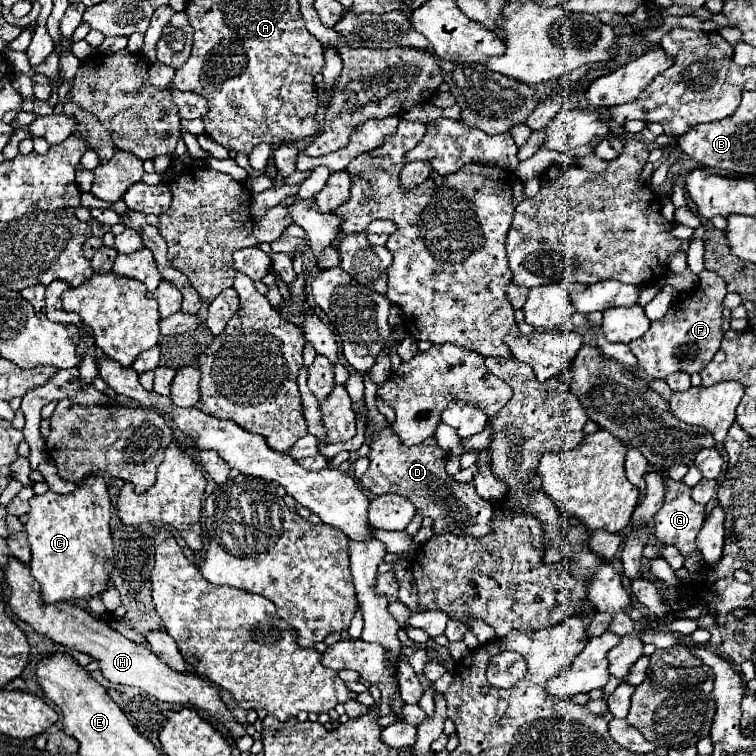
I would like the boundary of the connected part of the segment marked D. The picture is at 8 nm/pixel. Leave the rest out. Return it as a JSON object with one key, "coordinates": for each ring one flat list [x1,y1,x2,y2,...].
{"coordinates":[[391,427,381,429,375,437,371,437,369,451,369,469,365,471,361,483,373,495,395,493,409,499,417,513,425,517,433,517,433,531,439,533,455,533,455,535,475,535,483,537,491,529,493,505,477,495,473,483,457,483,451,475,445,473,445,457,447,453,437,445,437,439,425,439,415,447,405,447,399,437,391,431]]}

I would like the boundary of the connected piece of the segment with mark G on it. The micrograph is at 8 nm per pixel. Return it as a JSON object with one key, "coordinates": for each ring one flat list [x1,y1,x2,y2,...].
{"coordinates":[[667,479,665,503,653,517,655,537,663,545,675,545,683,557,691,557,699,553,695,539,705,515,705,507,691,499,691,489,687,485]]}

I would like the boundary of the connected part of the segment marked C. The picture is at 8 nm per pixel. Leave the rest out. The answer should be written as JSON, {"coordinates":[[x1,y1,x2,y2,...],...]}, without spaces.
{"coordinates":[[101,475,87,477,83,485,67,495,47,491,45,495,35,495,33,499,29,499,29,513,25,523,33,553,29,569,31,575,41,583,41,595,45,603,77,599,85,601,85,597,101,595,109,613,113,613,121,605,119,591,113,585,107,587,113,571,109,517,111,499,107,493,107,483]]}

